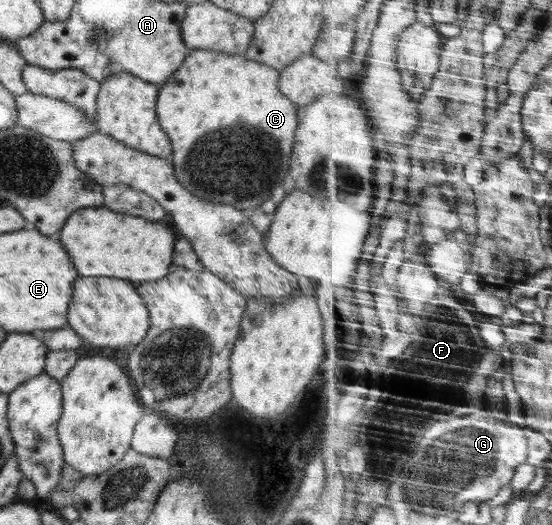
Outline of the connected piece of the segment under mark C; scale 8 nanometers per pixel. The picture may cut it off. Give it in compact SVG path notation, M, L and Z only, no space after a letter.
M208 49L190 50L170 79L158 89L157 119L171 140L170 162L177 181L191 193L211 203L252 212L271 198L272 190L290 170L298 109L279 90L277 70L244 56Z

